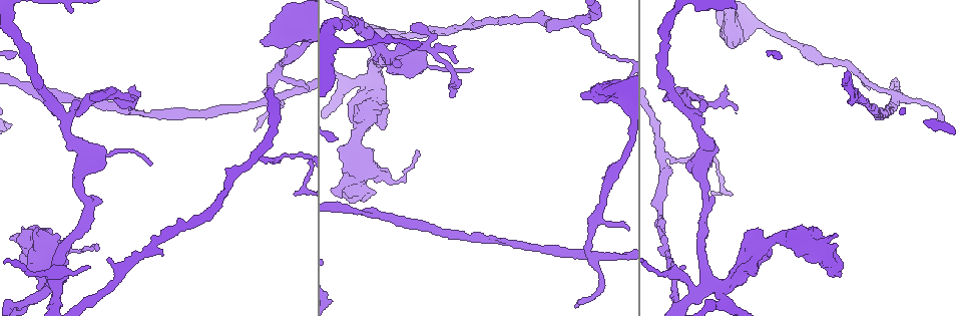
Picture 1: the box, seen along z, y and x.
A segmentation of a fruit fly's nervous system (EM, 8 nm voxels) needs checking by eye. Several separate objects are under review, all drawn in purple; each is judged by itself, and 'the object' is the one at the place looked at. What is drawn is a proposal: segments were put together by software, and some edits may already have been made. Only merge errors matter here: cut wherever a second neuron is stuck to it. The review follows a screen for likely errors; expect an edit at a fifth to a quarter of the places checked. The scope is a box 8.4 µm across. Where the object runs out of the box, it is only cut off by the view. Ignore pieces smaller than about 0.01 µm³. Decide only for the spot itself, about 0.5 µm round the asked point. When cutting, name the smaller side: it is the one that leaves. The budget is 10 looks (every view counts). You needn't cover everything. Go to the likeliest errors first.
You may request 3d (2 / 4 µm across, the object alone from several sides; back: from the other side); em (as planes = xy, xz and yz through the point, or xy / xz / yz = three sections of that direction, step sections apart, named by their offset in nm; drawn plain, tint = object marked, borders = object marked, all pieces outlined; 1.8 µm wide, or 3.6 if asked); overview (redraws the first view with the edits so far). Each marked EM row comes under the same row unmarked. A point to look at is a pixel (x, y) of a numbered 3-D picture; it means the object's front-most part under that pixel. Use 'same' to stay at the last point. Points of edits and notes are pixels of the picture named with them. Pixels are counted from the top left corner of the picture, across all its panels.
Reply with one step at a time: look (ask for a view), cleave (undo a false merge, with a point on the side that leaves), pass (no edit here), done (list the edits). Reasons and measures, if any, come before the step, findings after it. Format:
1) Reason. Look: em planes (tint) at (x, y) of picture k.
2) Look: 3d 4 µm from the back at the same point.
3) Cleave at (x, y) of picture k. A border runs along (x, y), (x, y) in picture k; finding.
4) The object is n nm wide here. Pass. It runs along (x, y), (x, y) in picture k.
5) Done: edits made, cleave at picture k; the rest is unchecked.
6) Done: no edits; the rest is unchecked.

Sudden change in width. Look: em planes (tint) at (376, 73) of picture 1.

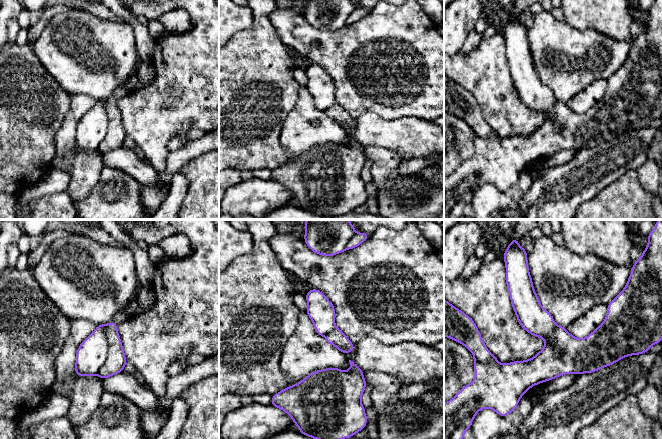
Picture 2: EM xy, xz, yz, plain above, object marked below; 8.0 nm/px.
Cleave at (533, 318) of picture 2. The part that leaves runs along (525, 281), (528, 311), (559, 352) in picture 2; two neurons meet here.

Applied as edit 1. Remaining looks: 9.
Look: overview.

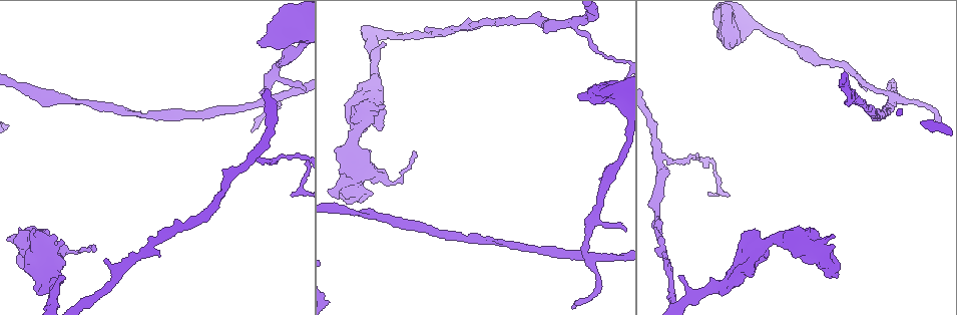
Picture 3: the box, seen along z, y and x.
Sharp bend. Look: 3d 2 µm at (586, 253) of picture 3.

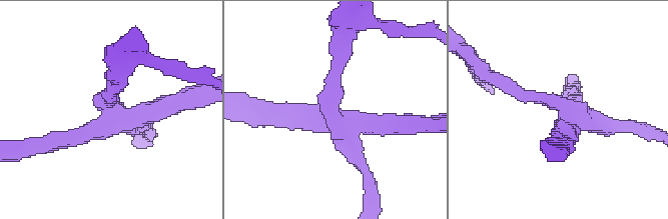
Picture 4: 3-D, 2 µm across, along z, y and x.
4 arms meet here. Look: em planes (tint) at (107, 117) of picture 4.

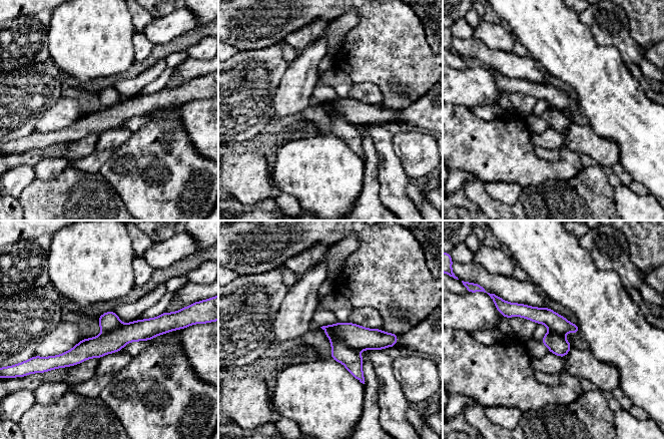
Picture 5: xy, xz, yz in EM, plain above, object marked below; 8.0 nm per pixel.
Cleave at (360, 338) of picture 5. The part that leaves runs along (166, 328), (52, 358) in picture 5; a second neuron is stuck on.

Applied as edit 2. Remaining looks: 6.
Look: overview.

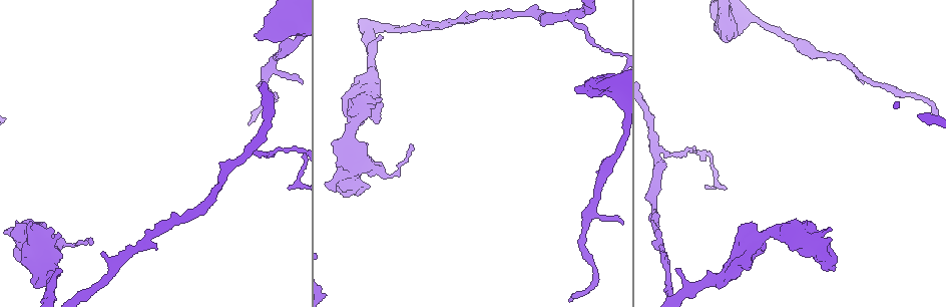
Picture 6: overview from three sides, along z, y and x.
Narrows sharply. Look: em 3.6 µm xz step 16 (tint) at (354, 123) of picture 6.

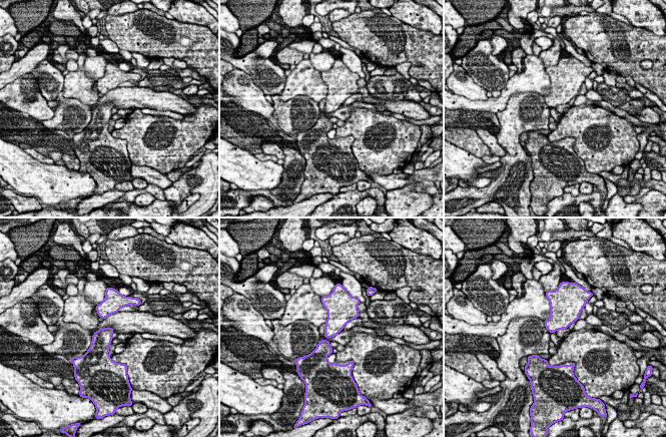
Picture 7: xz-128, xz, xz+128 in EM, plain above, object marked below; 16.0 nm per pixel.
Another direction. Look: em 3.6 µm planes (borders) at the same point.

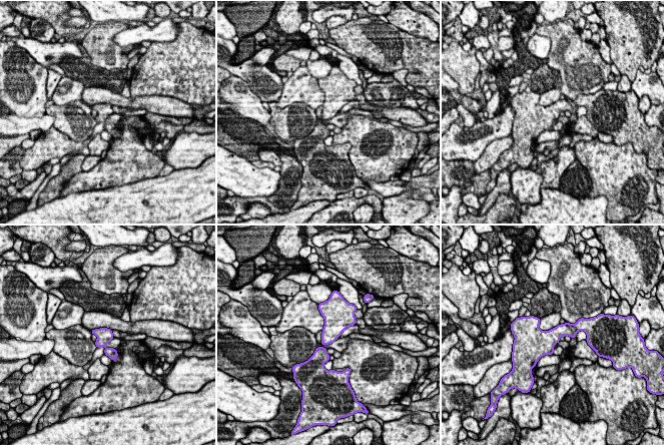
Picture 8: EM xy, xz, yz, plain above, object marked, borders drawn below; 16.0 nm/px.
Pass. One neuron here.

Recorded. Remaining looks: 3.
Done: edits made, cleave at picture 2, cleave at picture 5; the rest is unchecked.

